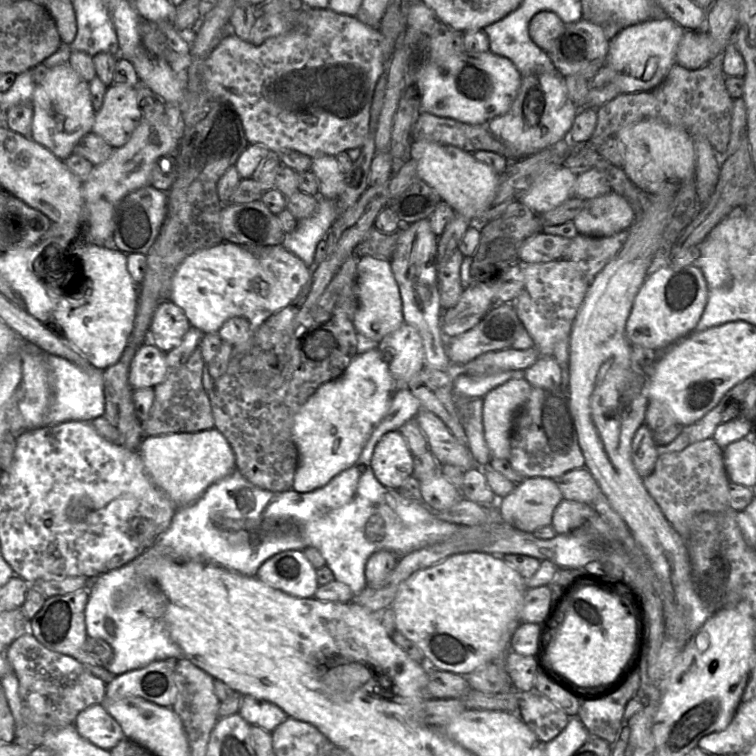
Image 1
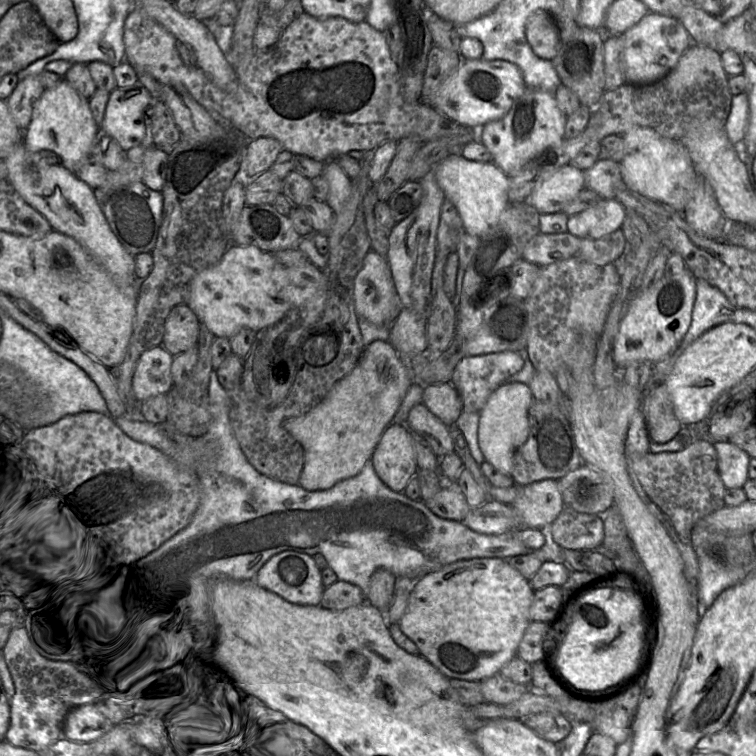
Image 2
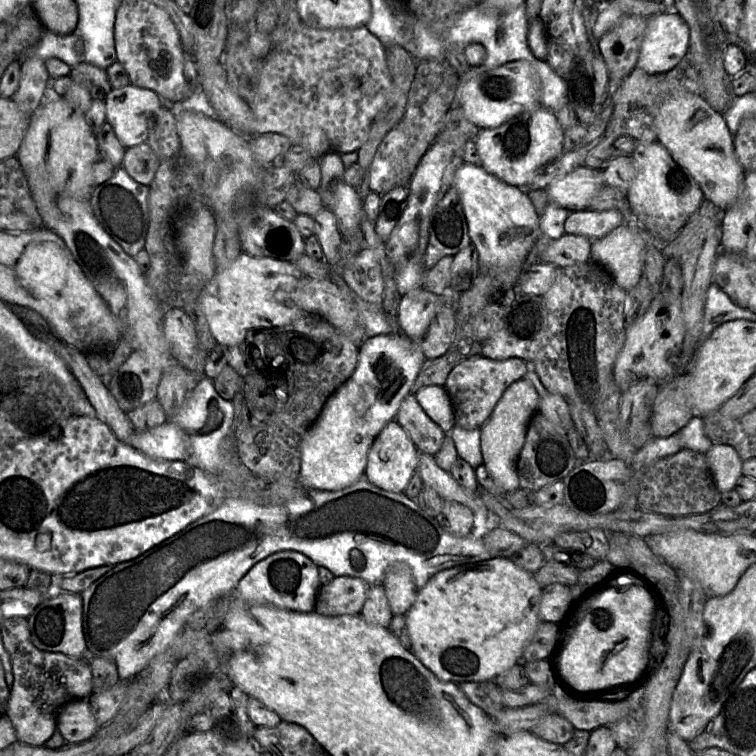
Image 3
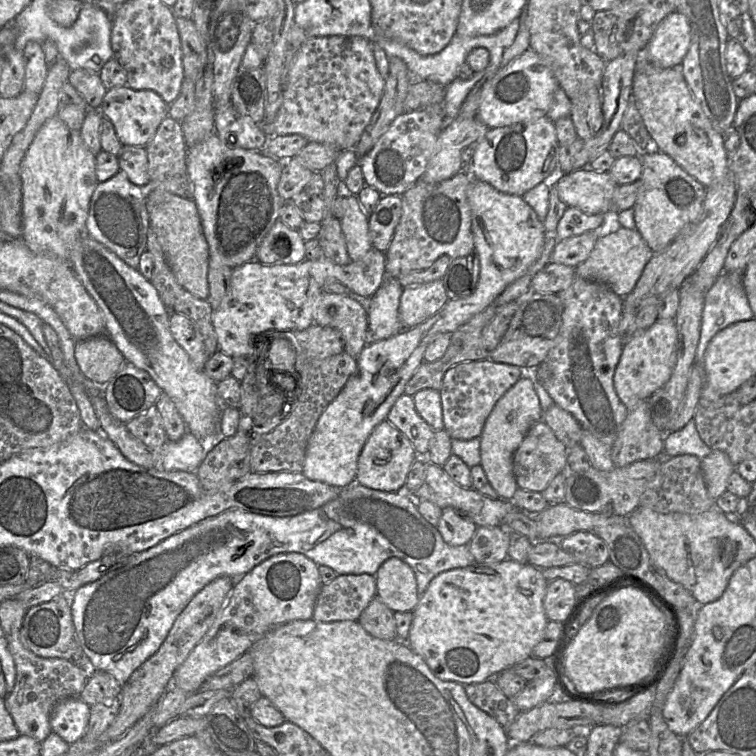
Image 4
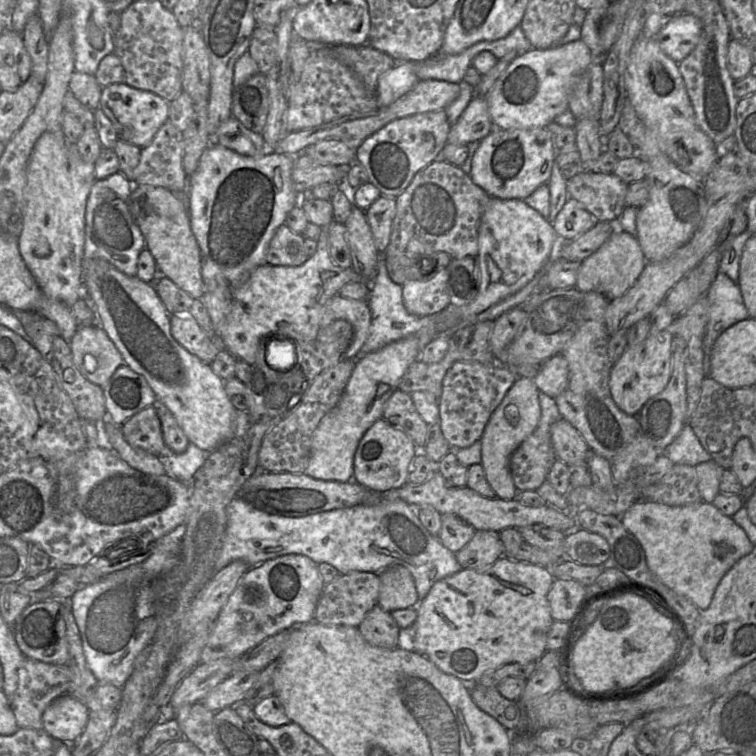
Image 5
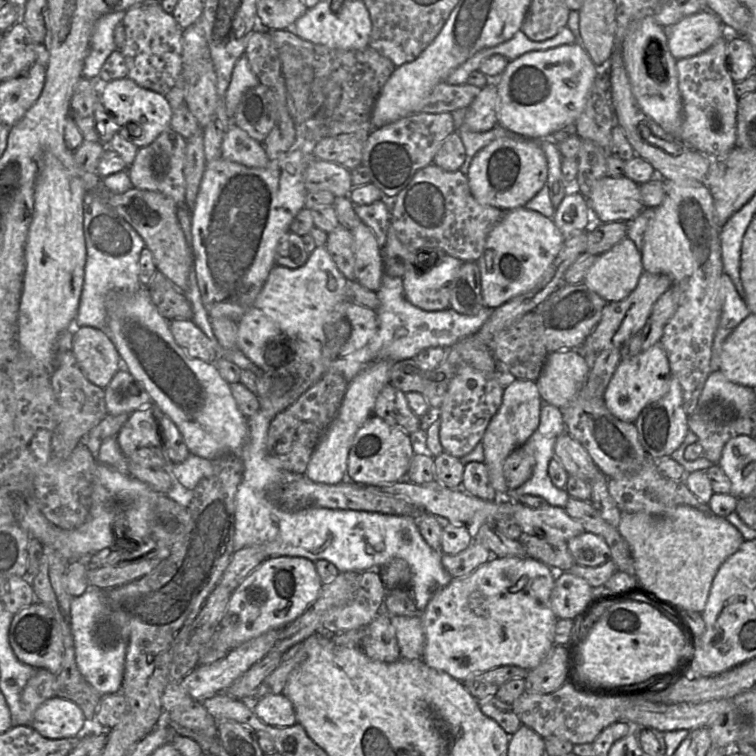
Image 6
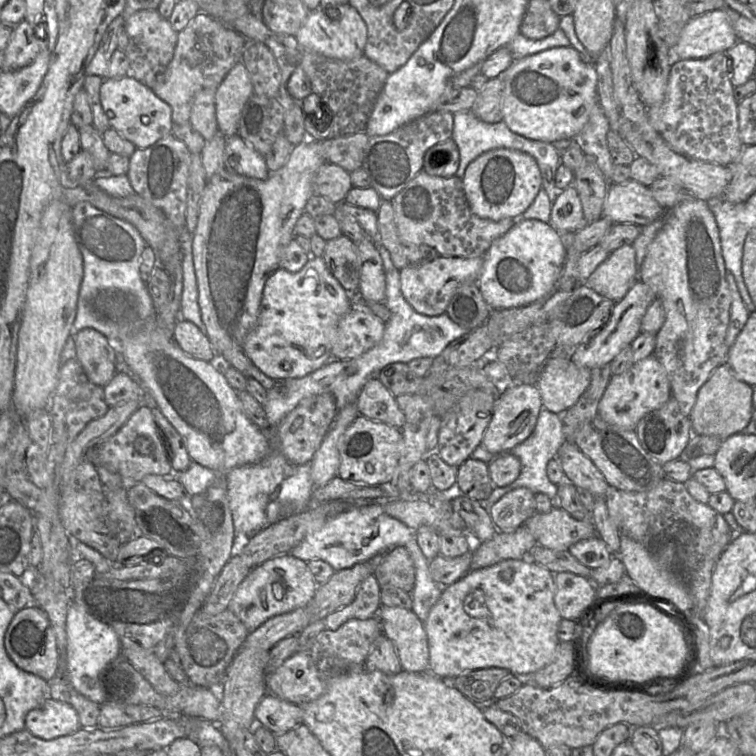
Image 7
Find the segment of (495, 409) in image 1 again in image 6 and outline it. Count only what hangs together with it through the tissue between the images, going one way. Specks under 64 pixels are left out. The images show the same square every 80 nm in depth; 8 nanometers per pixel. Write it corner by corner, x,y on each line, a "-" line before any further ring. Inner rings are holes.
506,379
501,405
492,417
481,440
484,447
484,463
489,478
498,496
509,492
503,472
503,465
509,454
522,446
537,429
540,422
541,396
535,381

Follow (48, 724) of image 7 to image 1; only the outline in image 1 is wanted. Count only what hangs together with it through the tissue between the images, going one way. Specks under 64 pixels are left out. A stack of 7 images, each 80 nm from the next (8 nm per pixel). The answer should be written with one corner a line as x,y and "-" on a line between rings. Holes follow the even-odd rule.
101,704
81,711
73,724
81,737
108,751
125,738
120,724

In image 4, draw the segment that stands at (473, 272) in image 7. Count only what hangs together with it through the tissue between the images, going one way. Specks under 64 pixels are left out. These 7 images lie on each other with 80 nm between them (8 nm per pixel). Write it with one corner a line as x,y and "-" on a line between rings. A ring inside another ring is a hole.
443,279
405,287
400,297
399,316
406,328
425,322
448,301

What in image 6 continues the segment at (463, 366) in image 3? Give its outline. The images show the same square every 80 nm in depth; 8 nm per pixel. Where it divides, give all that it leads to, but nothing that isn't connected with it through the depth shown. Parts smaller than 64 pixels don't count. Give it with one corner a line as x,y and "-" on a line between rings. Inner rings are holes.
471,367
460,369
451,379
439,409
439,439
444,452
460,459
481,442
486,428
501,405
505,382
498,375
488,376

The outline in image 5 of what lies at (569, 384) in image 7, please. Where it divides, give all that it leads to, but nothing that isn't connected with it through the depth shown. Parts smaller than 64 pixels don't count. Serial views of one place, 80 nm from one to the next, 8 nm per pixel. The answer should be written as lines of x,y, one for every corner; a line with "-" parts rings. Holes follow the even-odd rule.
561,353
552,356
541,364
533,380
540,392
555,399
568,386
569,368
567,360

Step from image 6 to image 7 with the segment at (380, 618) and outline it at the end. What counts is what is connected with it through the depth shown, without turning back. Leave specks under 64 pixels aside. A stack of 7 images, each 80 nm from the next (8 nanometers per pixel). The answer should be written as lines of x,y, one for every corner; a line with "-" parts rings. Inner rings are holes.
384,633
374,641
364,668
368,671
379,670
386,674
397,674
403,670
394,643

